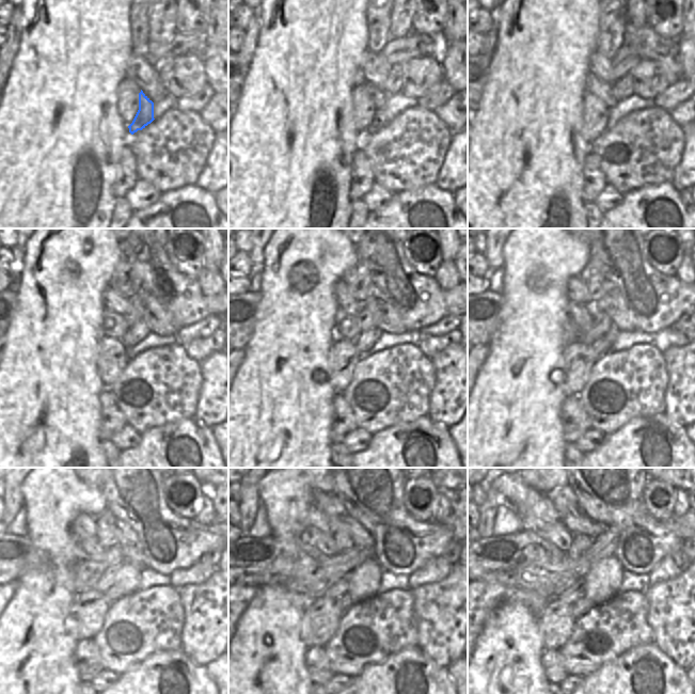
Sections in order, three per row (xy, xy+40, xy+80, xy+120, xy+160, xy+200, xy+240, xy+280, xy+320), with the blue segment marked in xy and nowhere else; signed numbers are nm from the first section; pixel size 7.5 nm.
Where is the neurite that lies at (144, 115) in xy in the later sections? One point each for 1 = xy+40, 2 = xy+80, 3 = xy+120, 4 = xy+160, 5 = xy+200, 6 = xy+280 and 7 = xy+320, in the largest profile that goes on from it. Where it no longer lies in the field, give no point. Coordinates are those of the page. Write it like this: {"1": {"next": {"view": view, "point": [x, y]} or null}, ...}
{"1": {"next": {"view": "xy+40", "point": [378, 96]}}, "2": {"next": {"view": "xy+80", "point": [595, 85]}}, "3": {"next": {"view": "xy+120", "point": [113, 325]}}, "4": {"next": {"view": "xy+160", "point": [347, 326]}}, "5": {"next": {"view": "xy+200", "point": [579, 315]}}, "6": {"next": {"view": "xy+280", "point": [325, 542]}}, "7": {"next": {"view": "xy+320", "point": [556, 534]}}}

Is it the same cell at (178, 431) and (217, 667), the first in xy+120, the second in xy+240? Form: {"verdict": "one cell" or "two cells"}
{"verdict": "two cells"}

